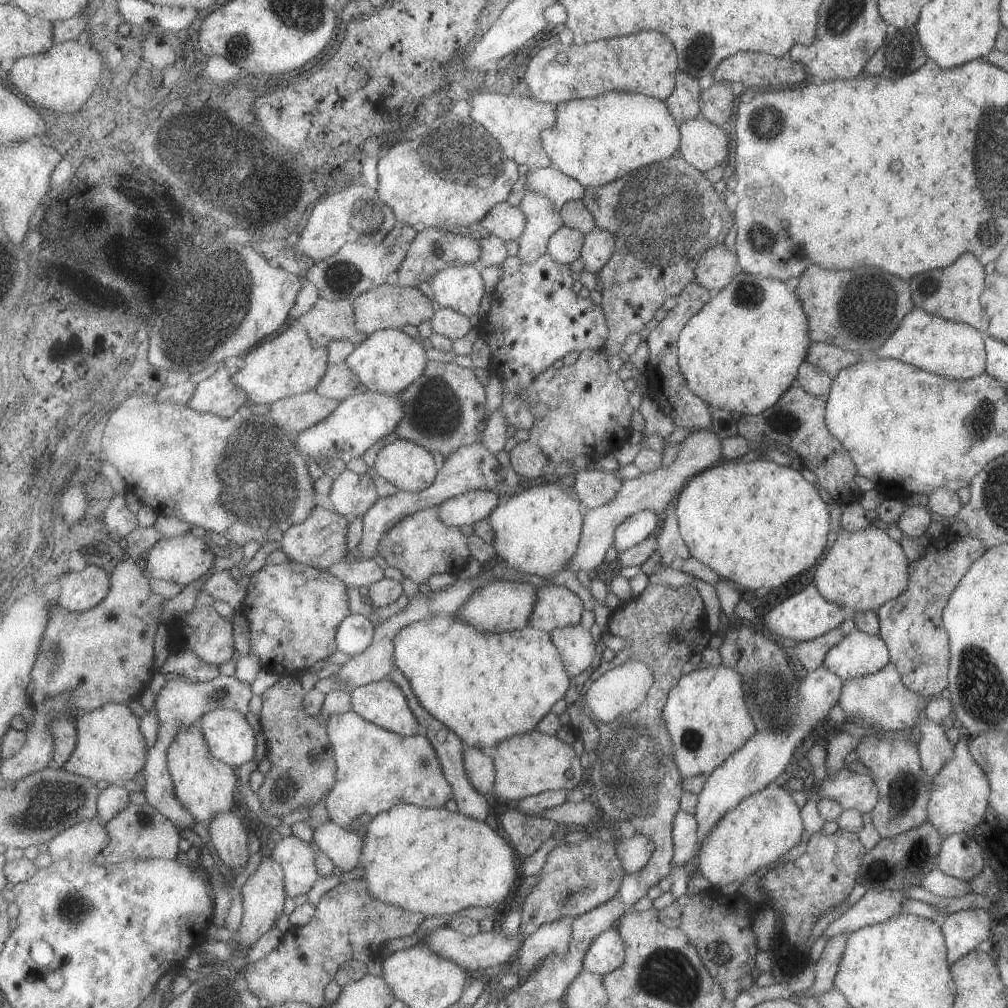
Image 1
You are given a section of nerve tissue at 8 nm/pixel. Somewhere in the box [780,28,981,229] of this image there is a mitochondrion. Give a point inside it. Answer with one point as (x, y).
(896, 56)

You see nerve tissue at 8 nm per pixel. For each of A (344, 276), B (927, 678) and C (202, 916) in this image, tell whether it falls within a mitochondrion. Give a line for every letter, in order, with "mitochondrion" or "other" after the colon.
A: mitochondrion
B: other
C: other

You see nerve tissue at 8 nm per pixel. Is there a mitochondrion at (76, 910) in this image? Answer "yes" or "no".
yes

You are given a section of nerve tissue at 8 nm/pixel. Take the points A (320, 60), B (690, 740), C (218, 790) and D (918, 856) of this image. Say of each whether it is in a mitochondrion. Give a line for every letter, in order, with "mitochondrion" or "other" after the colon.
A: other
B: mitochondrion
C: other
D: mitochondrion

